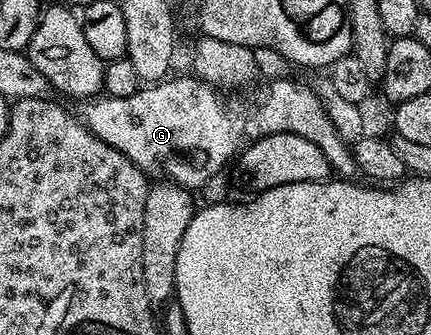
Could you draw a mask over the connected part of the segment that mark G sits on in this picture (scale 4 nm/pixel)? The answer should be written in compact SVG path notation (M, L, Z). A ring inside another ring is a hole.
M196 75L188 76L170 76L164 81L156 82L152 87L138 89L135 95L127 95L126 97L98 95L86 100L83 120L95 136L118 149L138 169L153 175L153 172L161 165L162 171L165 172L162 174L167 175L168 180L172 181L174 185L182 185L190 191L200 190L208 184L210 178L216 177L222 172L221 168L232 159L233 152L235 152L235 157L238 150L242 148L243 142L246 140L246 138L244 139L245 132L248 129L250 138L253 139L271 133L299 135L303 139L315 143L315 147L319 147L319 151L323 151L330 170L338 178L353 179L358 176L359 170L353 158L352 148L342 139L339 131L335 131L335 125L331 123L323 103L310 86L308 89L305 85L296 85L295 82L289 81L290 79L270 80L270 85L258 95L257 102L254 103L253 110L249 113L248 121L239 106L228 105L227 102L221 101L220 95L222 96L222 94L214 86L208 85L206 81Z

